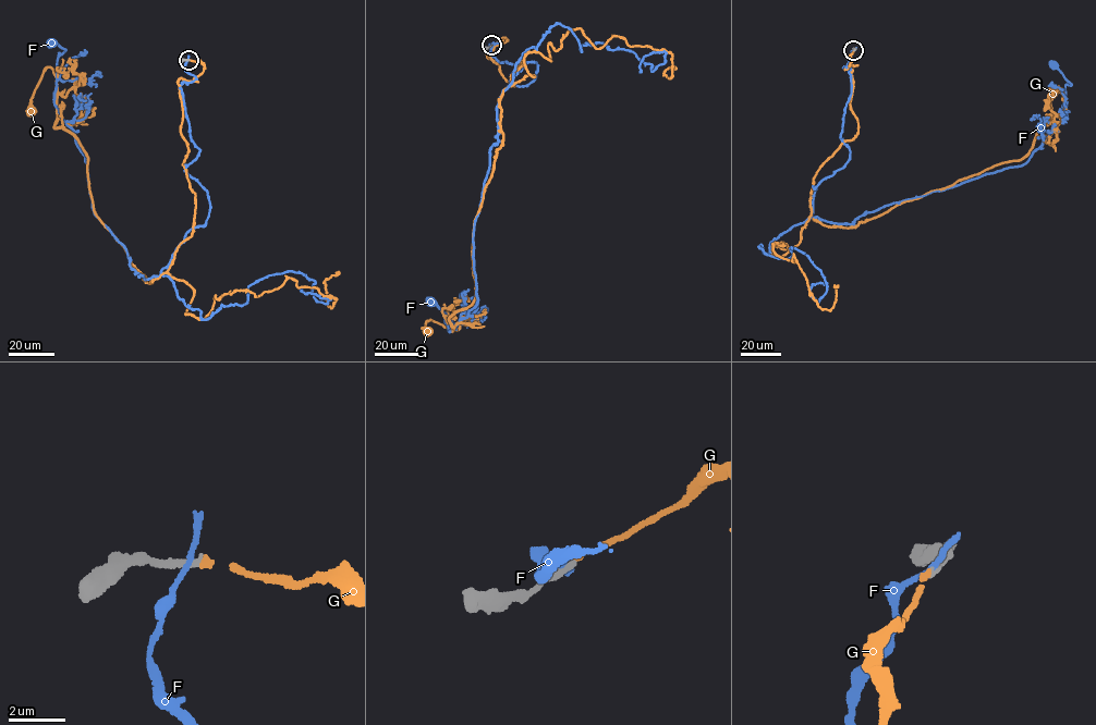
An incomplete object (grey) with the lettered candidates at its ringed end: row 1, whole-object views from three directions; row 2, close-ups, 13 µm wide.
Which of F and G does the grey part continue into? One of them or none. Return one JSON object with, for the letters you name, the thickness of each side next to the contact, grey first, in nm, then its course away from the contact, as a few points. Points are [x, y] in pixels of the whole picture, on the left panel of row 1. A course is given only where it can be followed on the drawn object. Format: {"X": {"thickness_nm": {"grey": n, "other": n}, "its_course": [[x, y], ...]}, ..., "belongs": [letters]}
{"G": {"thickness_nm": {"grey": 220, "other": 160}, "its_course": [[189, 60], [192, 234], [151, 282], [94, 211], [49, 66], [31, 110]]}, "belongs": ["G"]}

